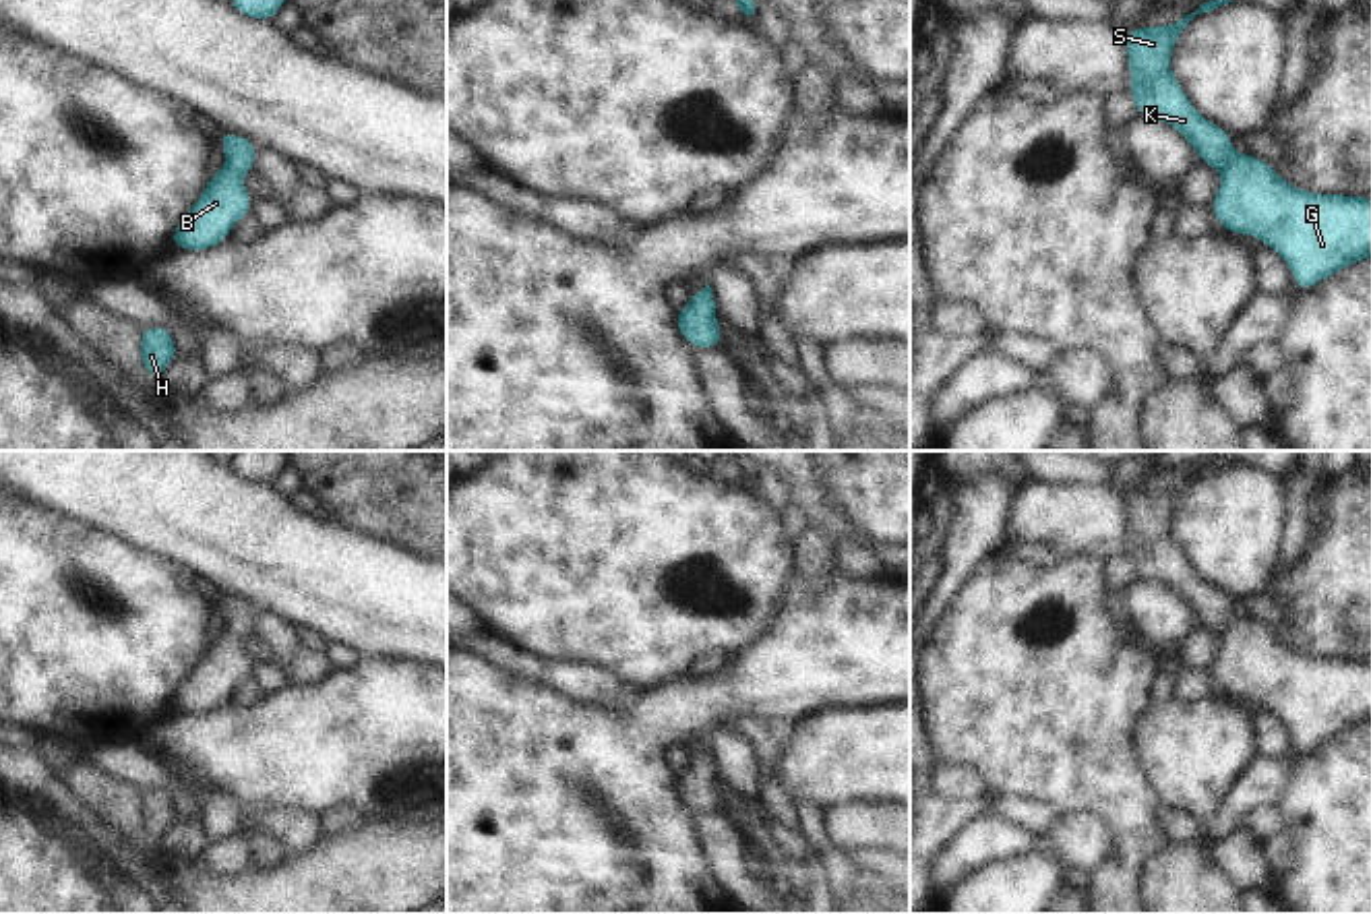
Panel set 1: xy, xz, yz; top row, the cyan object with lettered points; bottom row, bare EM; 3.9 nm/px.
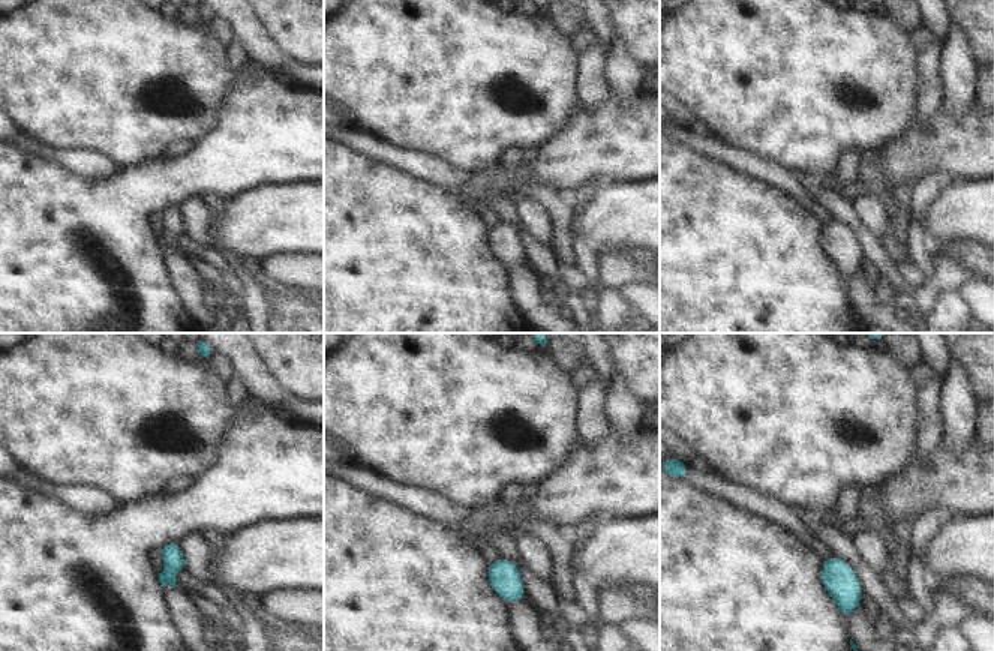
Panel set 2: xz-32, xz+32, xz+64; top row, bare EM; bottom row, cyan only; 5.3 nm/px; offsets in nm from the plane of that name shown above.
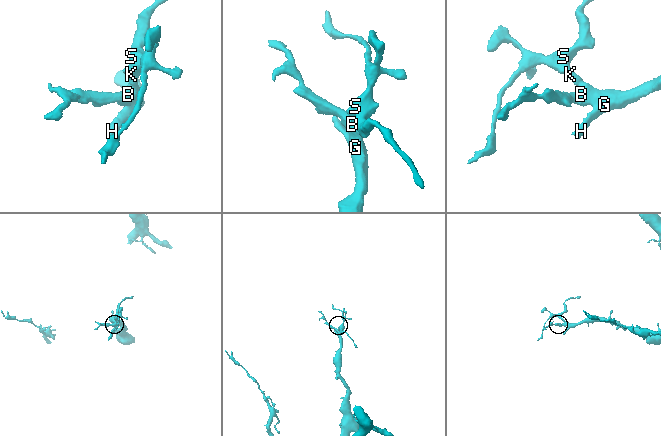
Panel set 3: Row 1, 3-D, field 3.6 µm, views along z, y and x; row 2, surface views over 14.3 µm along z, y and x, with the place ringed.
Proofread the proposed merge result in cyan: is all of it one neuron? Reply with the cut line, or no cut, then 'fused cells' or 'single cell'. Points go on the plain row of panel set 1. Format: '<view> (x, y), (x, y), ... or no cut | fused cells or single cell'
no cut | single cell

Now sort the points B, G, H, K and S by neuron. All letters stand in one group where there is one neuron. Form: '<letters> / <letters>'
B G H K S

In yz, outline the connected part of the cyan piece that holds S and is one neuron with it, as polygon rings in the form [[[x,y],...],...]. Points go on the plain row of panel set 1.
[[[1216,461],[1177,486],[1125,494],[1131,536],[1127,554],[1141,581],[1170,587],[1197,614],[1204,629],[1220,633],[1212,664],[1216,684],[1230,697],[1255,699],[1288,728],[1305,757],[1323,740],[1371,722],[1371,662],[1319,658],[1292,649],[1249,616],[1235,616],[1232,600],[1206,583],[1170,536],[1175,507],[1187,486],[1230,461]]]

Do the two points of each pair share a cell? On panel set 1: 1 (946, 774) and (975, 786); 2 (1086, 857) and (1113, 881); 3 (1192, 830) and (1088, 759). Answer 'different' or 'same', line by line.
1: same
2: different
3: different

